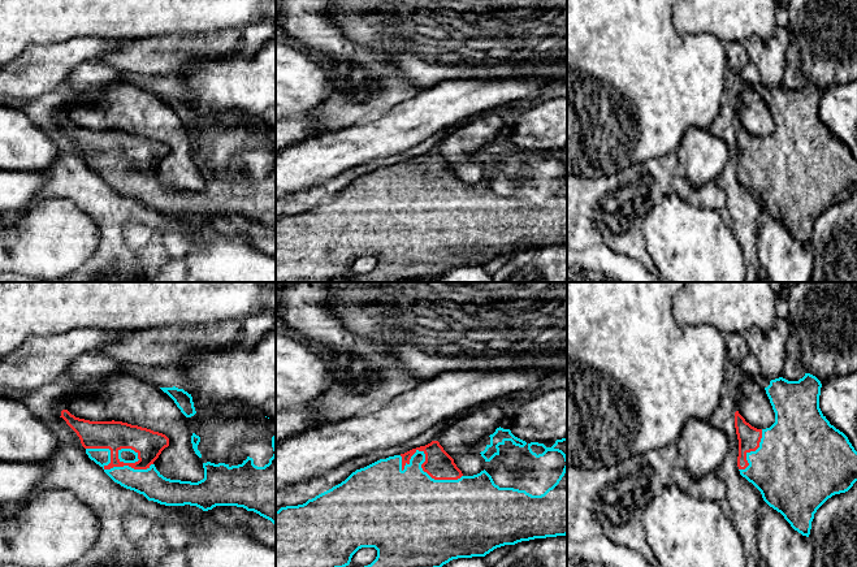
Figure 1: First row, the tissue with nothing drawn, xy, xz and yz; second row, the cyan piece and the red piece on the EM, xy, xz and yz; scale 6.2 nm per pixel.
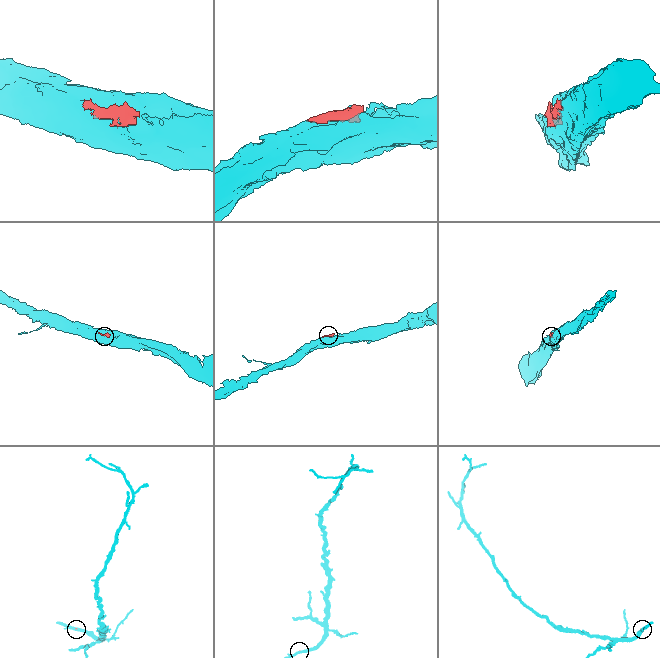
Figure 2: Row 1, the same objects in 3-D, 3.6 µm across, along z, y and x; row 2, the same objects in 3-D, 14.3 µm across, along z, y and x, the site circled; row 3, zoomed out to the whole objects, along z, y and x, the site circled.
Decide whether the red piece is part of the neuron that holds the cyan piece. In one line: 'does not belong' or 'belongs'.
belongs

